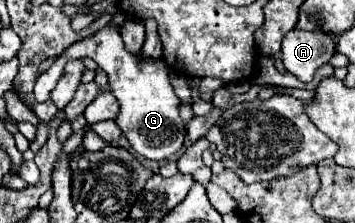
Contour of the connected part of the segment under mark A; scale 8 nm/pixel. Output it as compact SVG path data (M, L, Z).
M291 29L281 47L281 59L289 73L303 83L311 83L315 71L329 63L335 53L335 39L321 31Z

